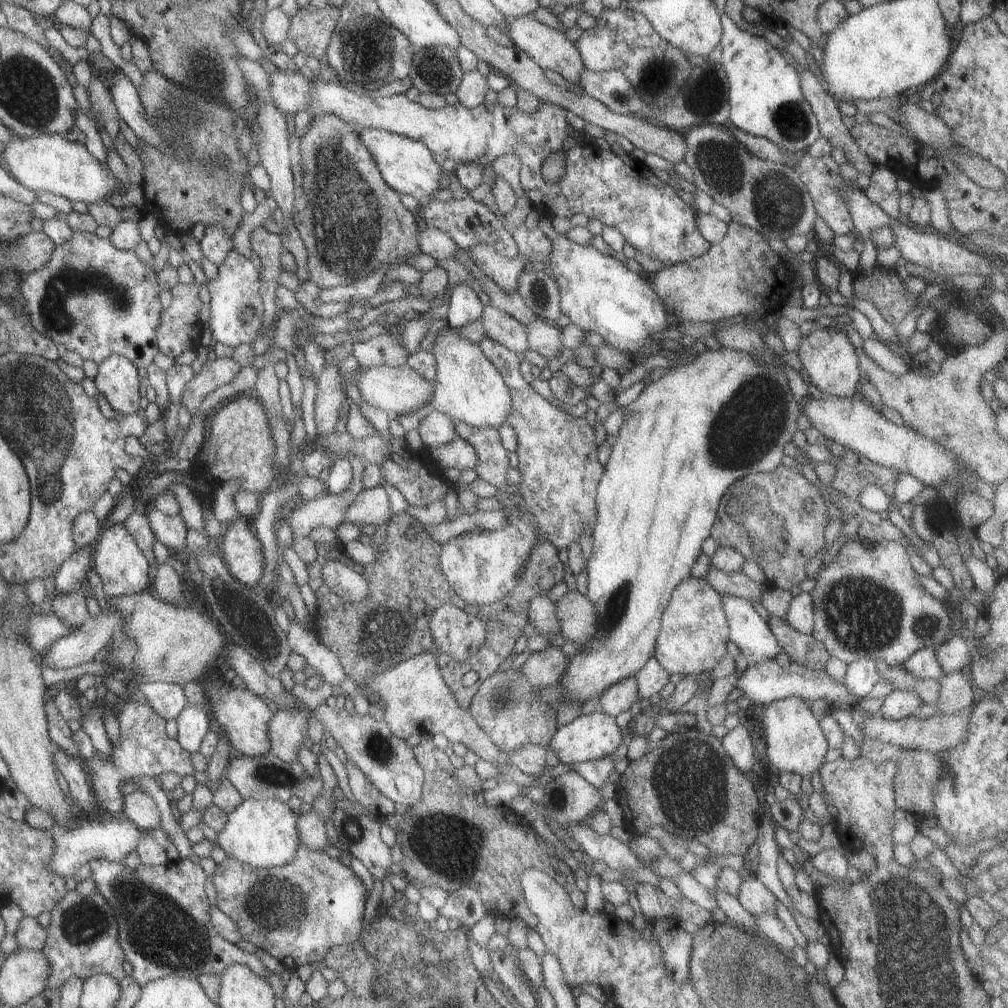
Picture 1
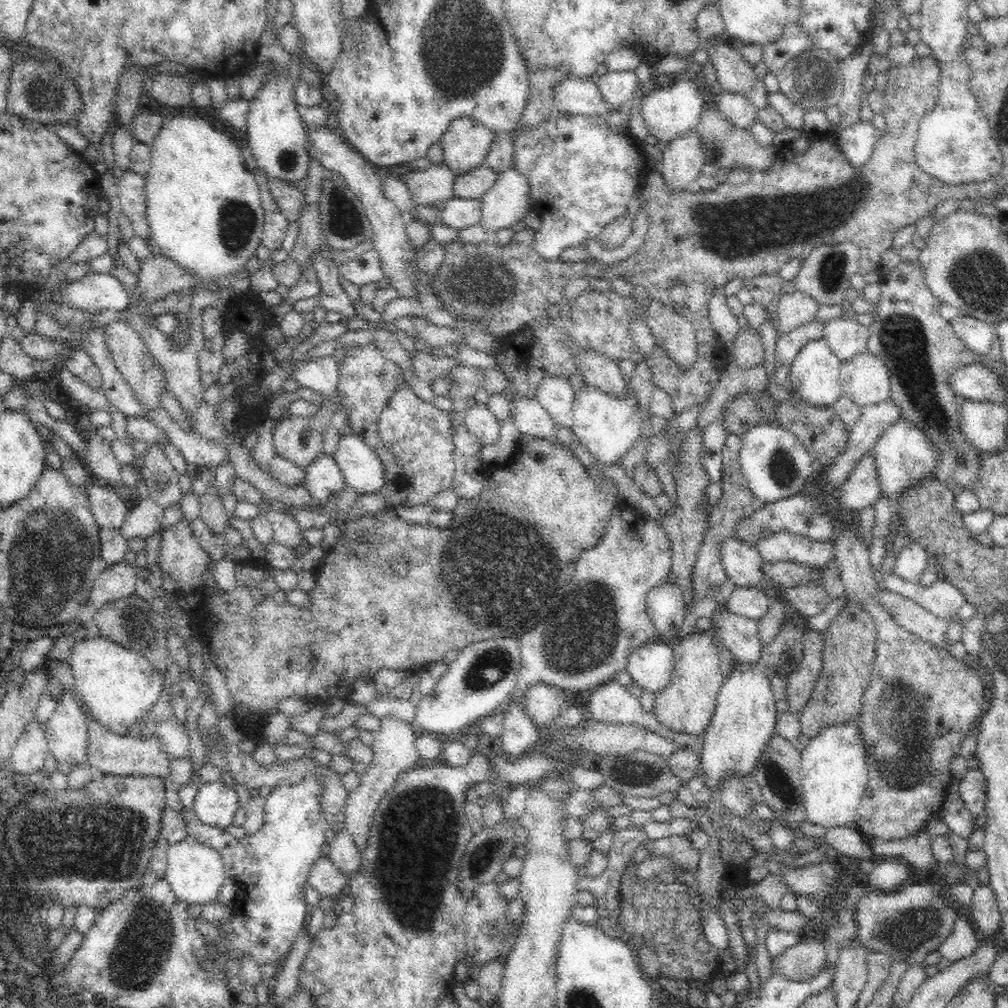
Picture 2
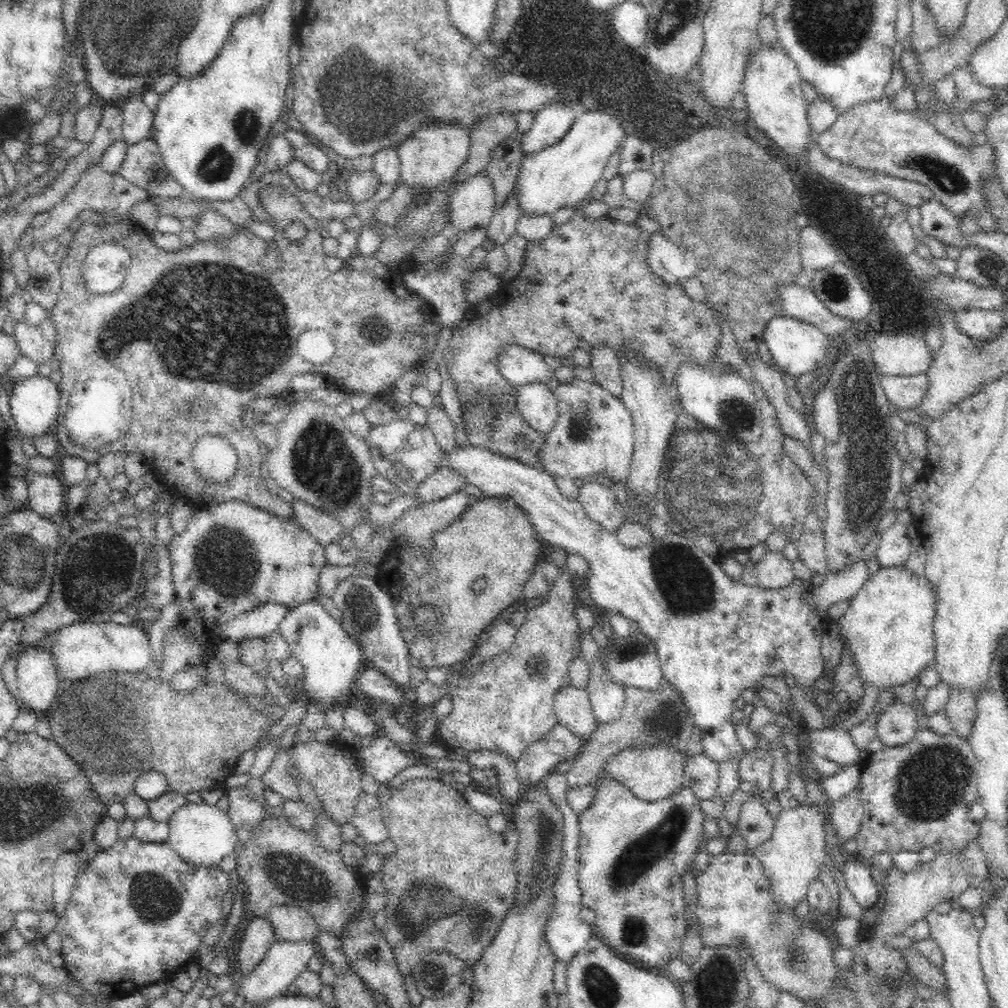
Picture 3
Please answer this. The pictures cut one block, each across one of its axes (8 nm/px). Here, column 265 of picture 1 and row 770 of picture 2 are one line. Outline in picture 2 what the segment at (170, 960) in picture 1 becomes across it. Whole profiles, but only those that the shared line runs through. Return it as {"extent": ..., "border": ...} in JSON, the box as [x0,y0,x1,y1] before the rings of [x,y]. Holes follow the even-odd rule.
{"extent":[959,770,988,818],"border":[[[968,770],[963,781],[959,784],[960,798],[975,818],[985,813],[988,803],[988,787],[986,784],[988,781],[980,770]]]}

